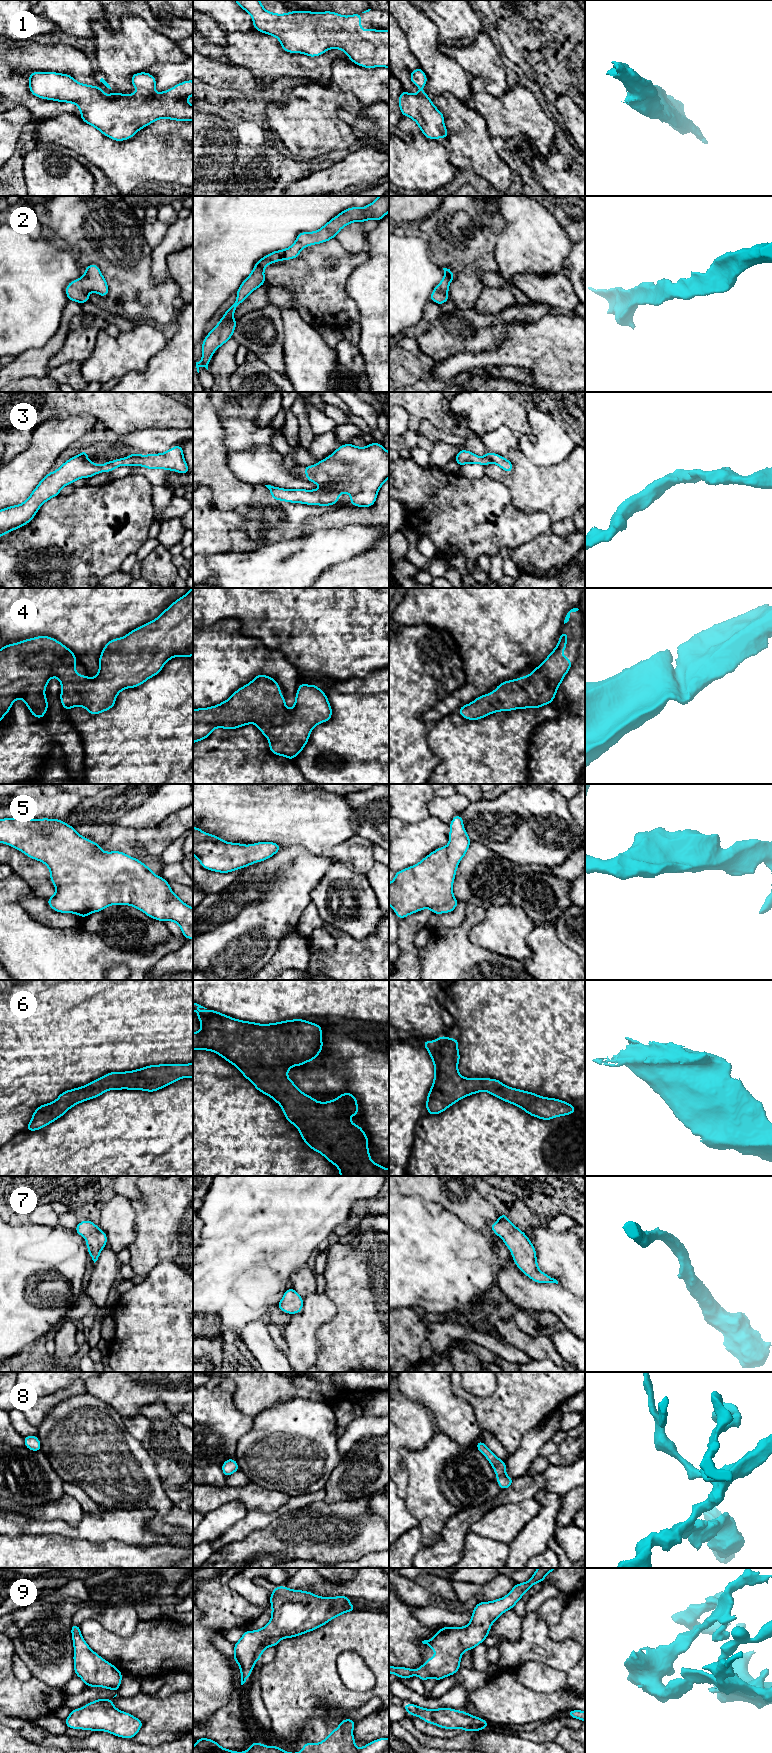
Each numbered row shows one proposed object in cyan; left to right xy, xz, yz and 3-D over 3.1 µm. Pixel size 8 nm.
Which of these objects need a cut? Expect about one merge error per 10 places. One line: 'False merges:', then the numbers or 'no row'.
False merges: no row

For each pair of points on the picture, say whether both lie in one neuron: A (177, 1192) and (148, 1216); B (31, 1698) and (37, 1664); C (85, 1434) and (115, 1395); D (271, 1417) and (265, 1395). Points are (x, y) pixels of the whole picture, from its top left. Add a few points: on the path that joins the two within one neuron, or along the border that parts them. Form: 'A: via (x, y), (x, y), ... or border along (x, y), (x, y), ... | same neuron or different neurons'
A: via (170, 1199), (155, 1214) | same neuron
B: border along (32, 1677), (56, 1687) | different neurons
C: border along (87, 1393), (111, 1405), (123, 1417) | different neurons
D: border along (290, 1398), (253, 1416) | different neurons

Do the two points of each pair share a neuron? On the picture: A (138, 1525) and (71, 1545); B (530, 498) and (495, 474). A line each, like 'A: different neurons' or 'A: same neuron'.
A: different neurons
B: same neuron

